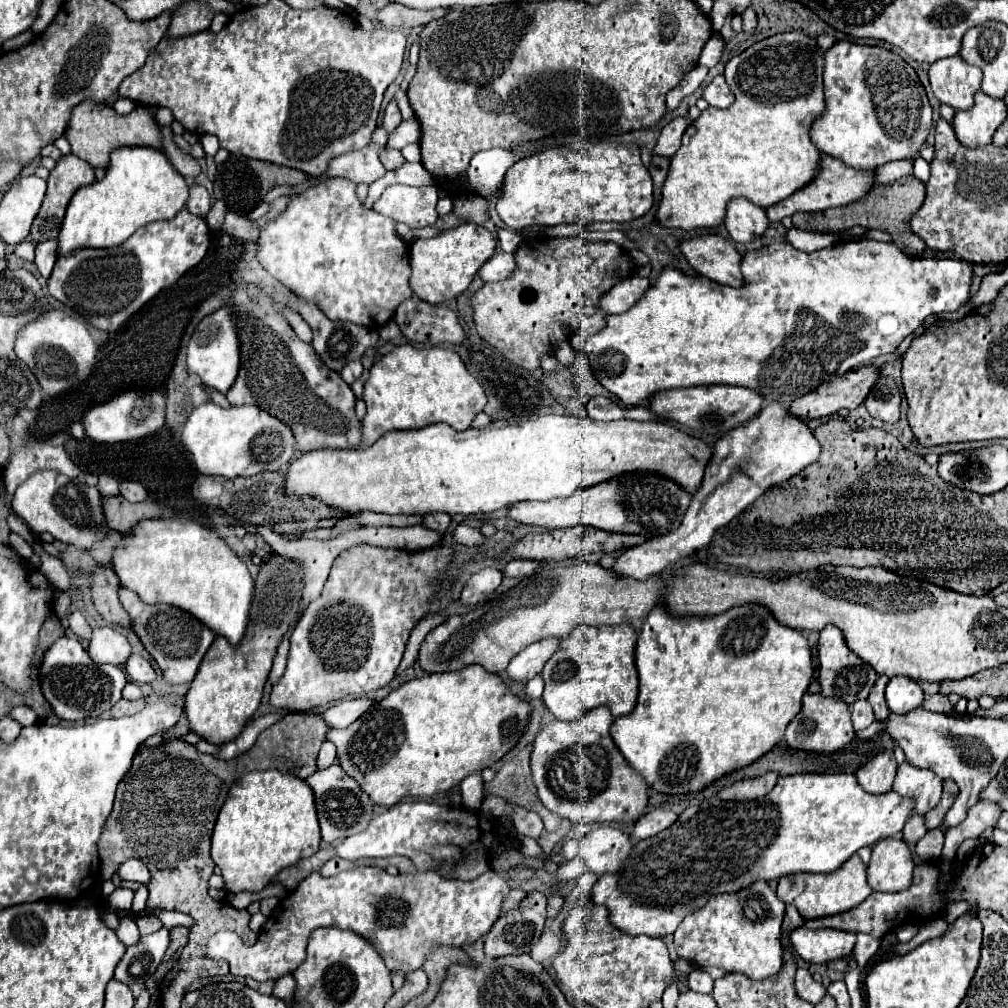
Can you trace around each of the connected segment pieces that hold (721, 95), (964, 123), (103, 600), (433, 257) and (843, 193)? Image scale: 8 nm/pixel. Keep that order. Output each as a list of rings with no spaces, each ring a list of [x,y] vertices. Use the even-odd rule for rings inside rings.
[[[722,75],[714,77],[702,91],[702,97],[708,101],[712,107],[730,107],[734,103],[734,95],[726,85],[726,79]]]
[[[978,91],[974,97],[974,107],[966,111],[956,111],[954,131],[962,145],[982,147],[992,141],[994,131],[1006,119],[1006,105],[1002,99],[992,99]]]
[[[98,565],[90,579],[92,579],[92,601],[94,601],[94,607],[100,613],[100,617],[110,625],[120,625],[120,627],[132,629],[130,617],[118,601],[120,581],[118,581],[114,569],[110,569],[106,565]]]
[[[462,223],[454,229],[442,231],[430,239],[416,239],[410,247],[410,265],[412,277],[410,287],[414,295],[418,295],[426,303],[444,303],[448,299],[458,297],[462,291],[468,289],[472,277],[478,269],[488,261],[496,251],[494,235],[476,223]]]
[[[824,155],[822,157],[822,171],[820,175],[810,183],[806,185],[804,189],[800,189],[798,193],[786,197],[784,201],[772,205],[766,209],[766,215],[770,221],[780,221],[782,217],[790,217],[794,213],[814,213],[814,211],[826,211],[830,207],[842,207],[842,205],[848,205],[852,201],[858,201],[862,199],[868,189],[872,187],[874,183],[874,177],[876,177],[876,169],[854,169],[846,163],[842,163],[840,159],[836,157],[830,157],[830,155]]]

